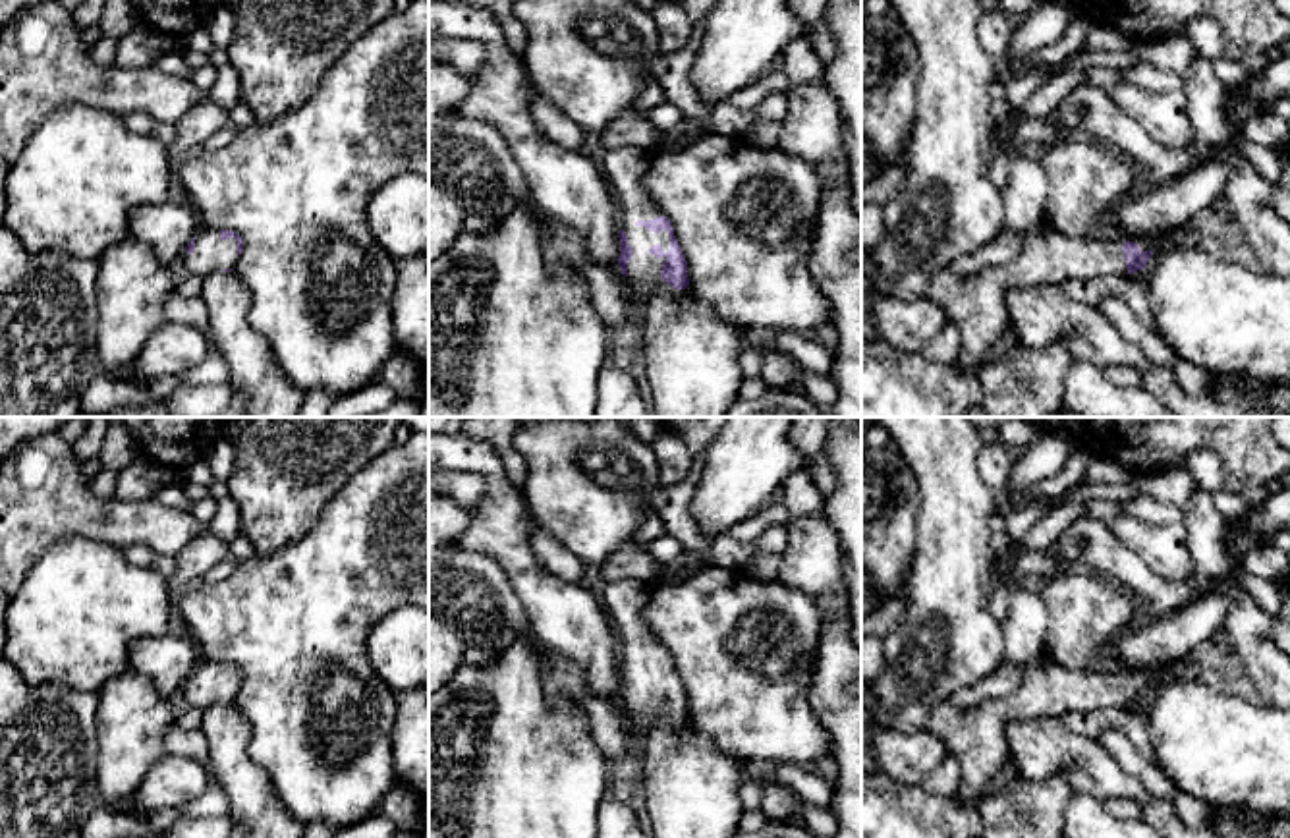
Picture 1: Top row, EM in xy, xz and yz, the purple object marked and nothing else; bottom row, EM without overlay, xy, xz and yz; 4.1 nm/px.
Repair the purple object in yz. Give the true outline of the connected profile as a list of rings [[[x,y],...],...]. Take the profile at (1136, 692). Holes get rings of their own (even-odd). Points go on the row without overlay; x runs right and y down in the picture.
[[[1041,655],[1024,666],[1016,693],[971,709],[944,701],[931,709],[925,730],[939,736],[958,761],[960,790],[954,797],[979,811],[987,786],[1010,767],[1008,722],[1134,707],[1145,701],[1153,682],[1153,670],[1105,662],[1091,670],[1068,670]]]

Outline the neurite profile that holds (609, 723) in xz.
[[[552,651],[543,653],[543,670],[550,703],[570,699],[575,705],[587,720],[595,745],[614,772],[628,772],[635,767],[641,745],[630,711],[620,703],[597,697],[585,684],[581,670]]]

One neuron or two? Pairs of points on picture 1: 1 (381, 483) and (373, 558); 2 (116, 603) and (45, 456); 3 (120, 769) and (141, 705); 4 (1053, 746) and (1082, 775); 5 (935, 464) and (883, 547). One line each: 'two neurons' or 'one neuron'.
1: one neuron
2: two neurons
3: one neuron
4: one neuron
5: two neurons

